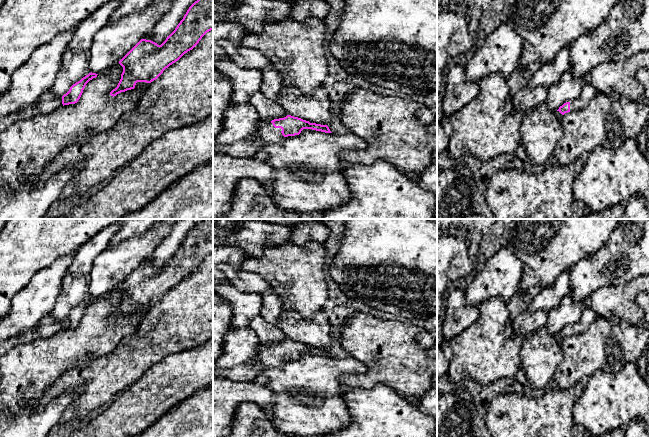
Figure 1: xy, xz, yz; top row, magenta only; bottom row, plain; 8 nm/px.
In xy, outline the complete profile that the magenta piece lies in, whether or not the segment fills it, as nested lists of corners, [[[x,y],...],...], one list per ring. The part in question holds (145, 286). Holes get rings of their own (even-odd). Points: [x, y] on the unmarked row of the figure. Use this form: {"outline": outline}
{"outline": [[[204,219],[189,231],[175,254],[161,269],[151,264],[141,263],[119,285],[123,291],[123,296],[117,311],[110,316],[110,319],[114,321],[121,316],[134,313],[137,306],[151,307],[156,304],[166,292],[192,274],[202,261],[211,254],[213,254],[213,219]]]}

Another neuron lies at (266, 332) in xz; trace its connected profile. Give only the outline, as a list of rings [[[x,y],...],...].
[[[257,316],[251,321],[250,327],[256,332],[260,341],[271,345],[288,339],[276,325],[267,323],[261,316]]]

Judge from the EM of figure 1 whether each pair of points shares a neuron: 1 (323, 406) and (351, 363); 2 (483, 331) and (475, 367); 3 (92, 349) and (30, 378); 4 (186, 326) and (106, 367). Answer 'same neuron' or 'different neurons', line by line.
1: same neuron
2: same neuron
3: same neuron
4: same neuron

